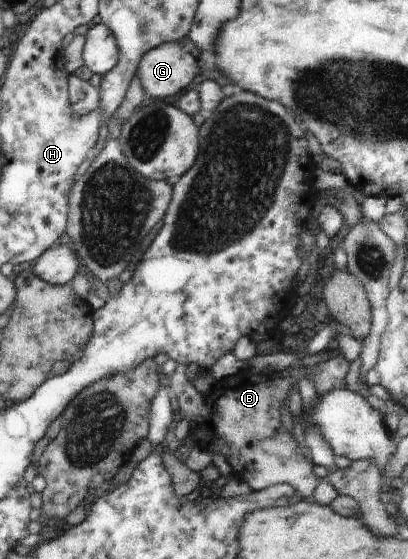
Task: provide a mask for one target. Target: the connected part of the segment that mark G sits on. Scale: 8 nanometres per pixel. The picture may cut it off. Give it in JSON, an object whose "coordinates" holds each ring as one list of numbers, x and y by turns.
{"coordinates":[[184,42,158,45,146,53,137,75,143,89,157,100,185,91,199,74,197,60,183,48]]}

